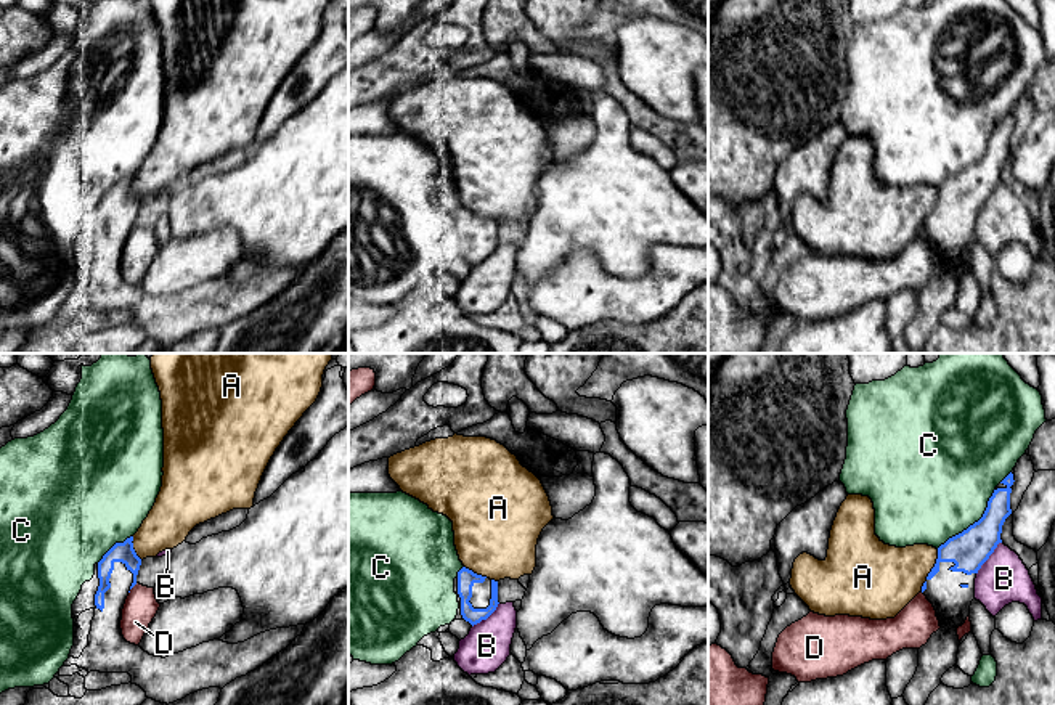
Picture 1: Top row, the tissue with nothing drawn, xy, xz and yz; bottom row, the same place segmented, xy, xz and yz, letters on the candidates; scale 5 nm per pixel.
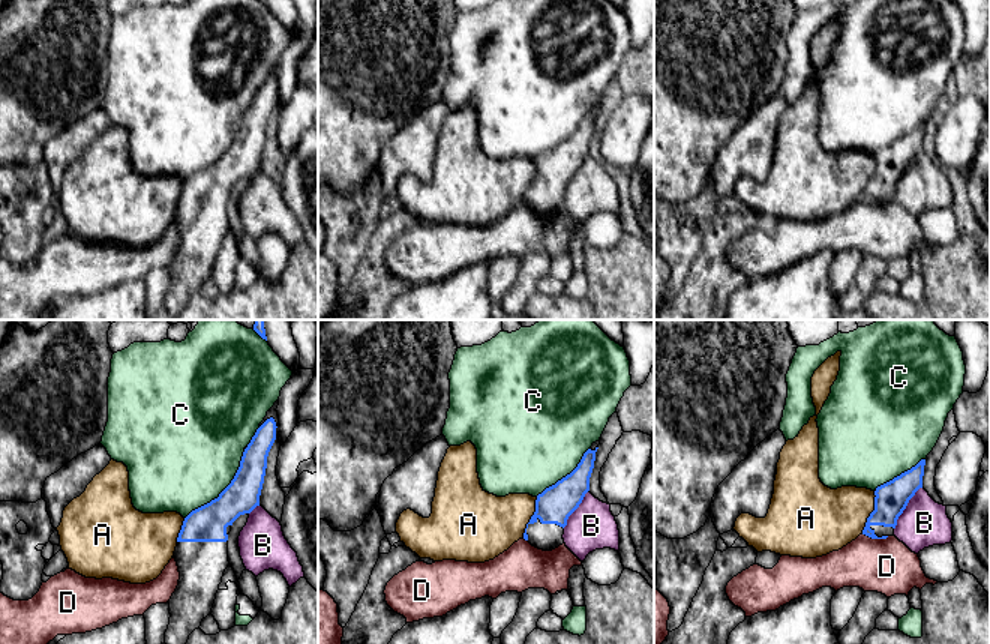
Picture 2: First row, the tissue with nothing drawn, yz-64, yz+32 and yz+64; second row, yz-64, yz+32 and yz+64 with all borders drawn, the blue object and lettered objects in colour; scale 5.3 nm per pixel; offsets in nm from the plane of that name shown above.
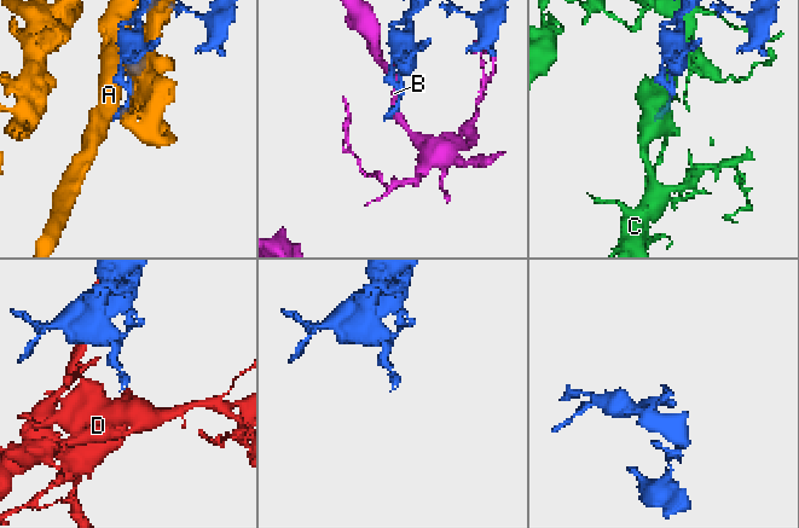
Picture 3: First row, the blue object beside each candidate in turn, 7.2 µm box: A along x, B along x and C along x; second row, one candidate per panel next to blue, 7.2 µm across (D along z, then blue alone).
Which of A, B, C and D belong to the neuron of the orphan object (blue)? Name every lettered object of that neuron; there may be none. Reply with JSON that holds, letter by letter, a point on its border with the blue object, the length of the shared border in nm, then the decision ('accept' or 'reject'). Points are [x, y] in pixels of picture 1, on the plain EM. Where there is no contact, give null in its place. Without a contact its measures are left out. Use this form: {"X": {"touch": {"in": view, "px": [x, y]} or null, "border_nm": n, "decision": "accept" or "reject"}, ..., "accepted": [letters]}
{"A": {"touch": {"in": "yz", "px": [932, 211]}, "border_nm": 240, "decision": "reject"}, "B": {"touch": {"in": "yz", "px": [988, 198]}, "border_nm": 200, "decision": "reject"}, "C": {"touch": {"in": "yz", "px": [973, 164]}, "border_nm": 420, "decision": "reject"}, "D": {"touch": {"in": "xy", "px": [132, 227]}, "border_nm": 70, "decision": "reject"}, "accepted": []}

